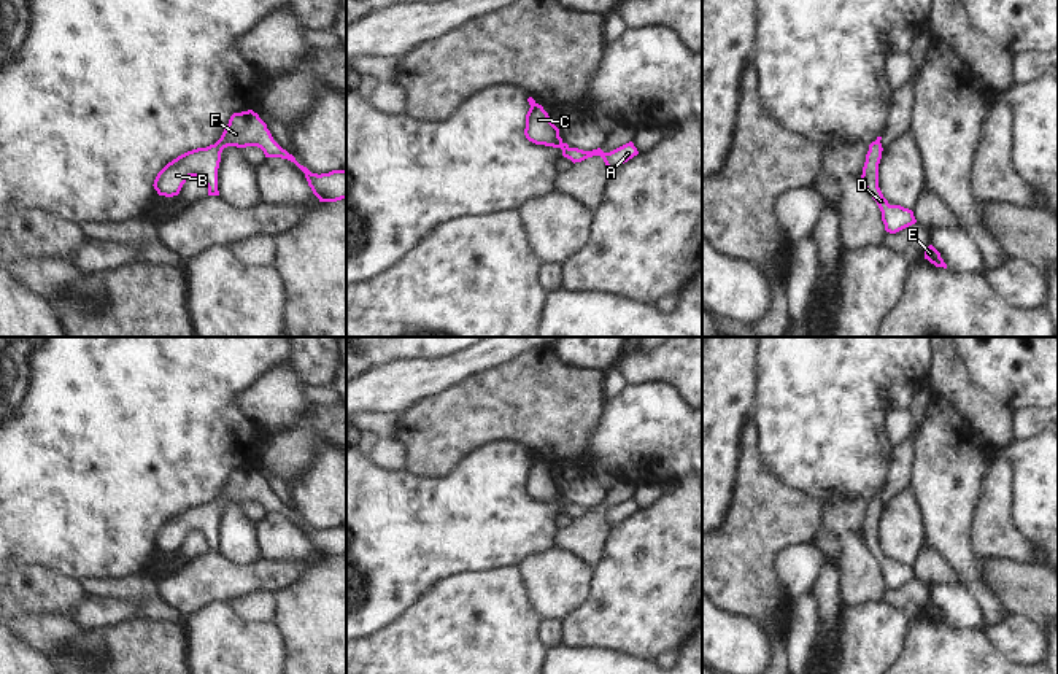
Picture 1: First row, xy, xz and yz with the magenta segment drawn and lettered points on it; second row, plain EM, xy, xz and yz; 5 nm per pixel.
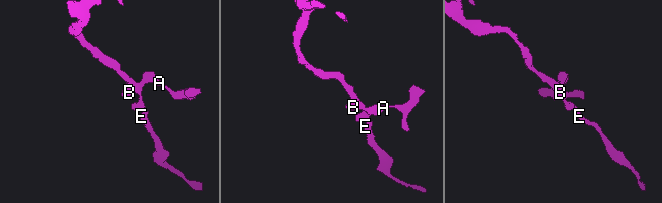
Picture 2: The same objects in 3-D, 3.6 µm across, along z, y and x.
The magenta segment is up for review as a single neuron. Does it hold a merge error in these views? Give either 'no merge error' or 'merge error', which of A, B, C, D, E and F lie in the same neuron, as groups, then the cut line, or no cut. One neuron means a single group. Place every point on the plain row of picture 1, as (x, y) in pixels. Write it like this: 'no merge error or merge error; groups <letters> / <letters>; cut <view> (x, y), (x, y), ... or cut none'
no merge error; groups A B C D E F; cut none

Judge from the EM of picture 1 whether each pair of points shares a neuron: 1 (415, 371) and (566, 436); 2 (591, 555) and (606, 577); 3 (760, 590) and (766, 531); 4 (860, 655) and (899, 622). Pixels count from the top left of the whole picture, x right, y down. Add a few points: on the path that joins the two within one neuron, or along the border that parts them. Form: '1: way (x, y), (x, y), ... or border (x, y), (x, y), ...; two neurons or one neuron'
1: border (485, 371), (466, 375), (437, 395), (417, 402); two neurons
2: border (612, 528), (606, 549), (593, 568); two neurons
3: way (760, 576), (760, 546); one neuron
4: way (869, 646), (890, 627); one neuron

